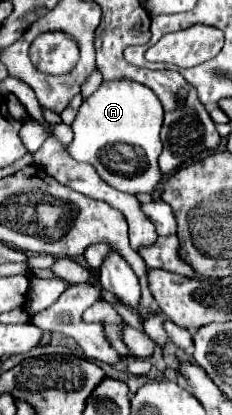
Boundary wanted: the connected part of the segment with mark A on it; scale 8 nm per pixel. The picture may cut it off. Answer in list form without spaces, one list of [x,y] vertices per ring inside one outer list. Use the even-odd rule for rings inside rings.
[[[113,79],[113,81],[103,81],[101,87],[89,95],[79,111],[77,117],[73,121],[73,133],[75,139],[73,143],[67,147],[67,153],[81,161],[81,163],[89,163],[95,167],[95,171],[99,173],[99,177],[113,185],[115,189],[121,189],[125,193],[151,193],[157,183],[161,181],[161,171],[157,165],[157,157],[161,155],[163,143],[161,143],[161,125],[163,125],[163,105],[159,101],[159,97],[145,85],[131,81],[131,79]],[[117,147],[141,147],[141,157],[137,155],[123,155],[127,163],[133,163],[139,167],[137,173],[125,173],[121,163],[115,163],[109,159],[107,151],[113,149],[117,151]]]

